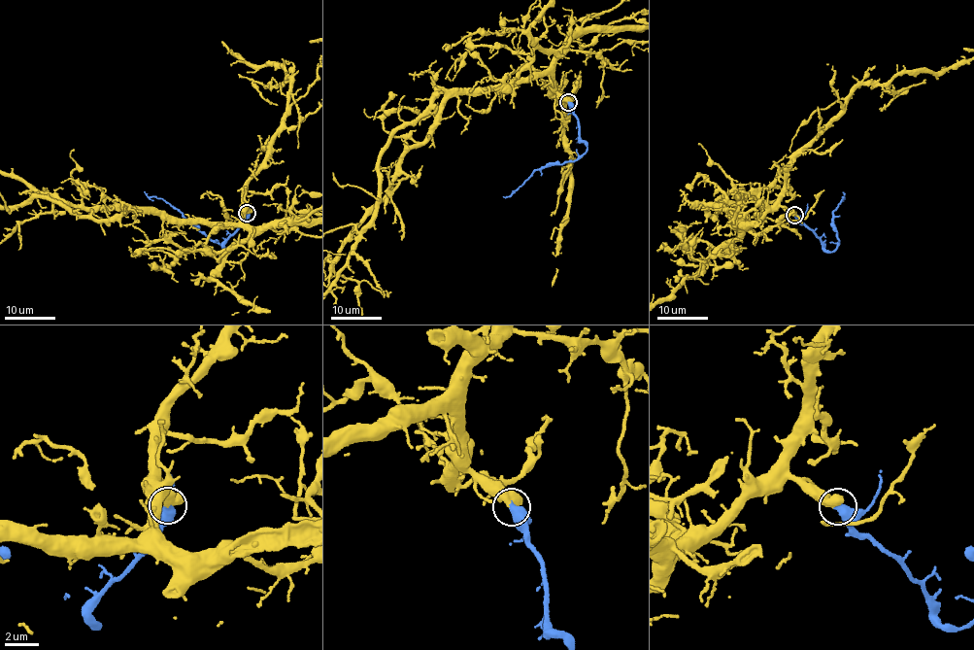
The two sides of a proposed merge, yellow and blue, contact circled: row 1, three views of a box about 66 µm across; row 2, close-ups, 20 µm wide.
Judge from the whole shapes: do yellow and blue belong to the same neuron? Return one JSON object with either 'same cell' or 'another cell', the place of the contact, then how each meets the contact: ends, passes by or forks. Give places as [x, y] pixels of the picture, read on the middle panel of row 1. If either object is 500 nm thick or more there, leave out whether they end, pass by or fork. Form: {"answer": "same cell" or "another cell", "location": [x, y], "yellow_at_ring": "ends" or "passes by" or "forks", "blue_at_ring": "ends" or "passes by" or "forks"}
{"answer": "same cell", "location": [568, 102]}

